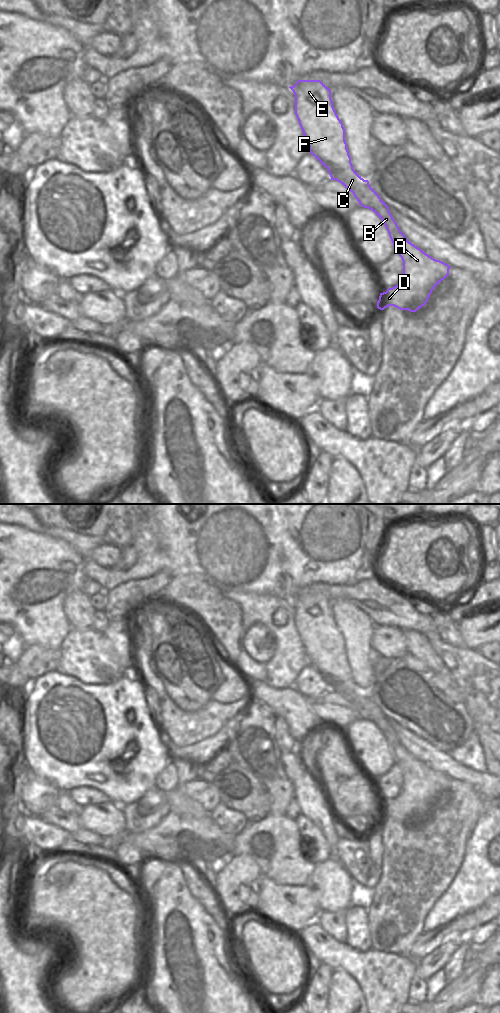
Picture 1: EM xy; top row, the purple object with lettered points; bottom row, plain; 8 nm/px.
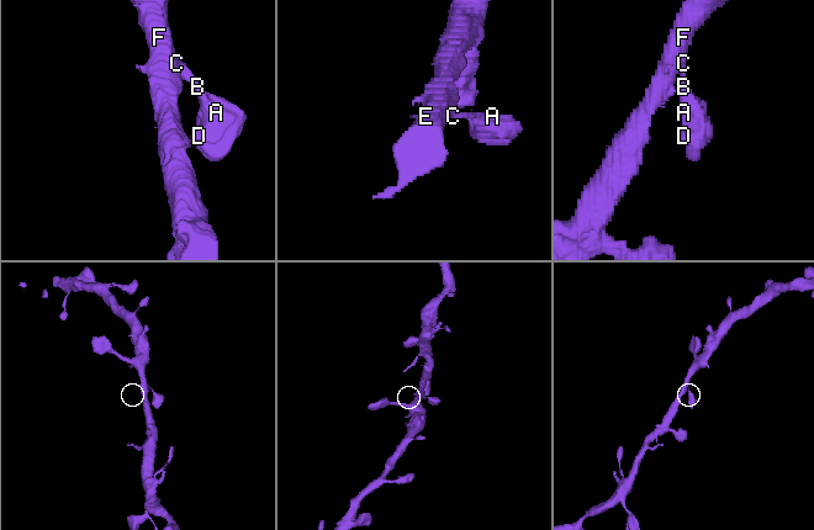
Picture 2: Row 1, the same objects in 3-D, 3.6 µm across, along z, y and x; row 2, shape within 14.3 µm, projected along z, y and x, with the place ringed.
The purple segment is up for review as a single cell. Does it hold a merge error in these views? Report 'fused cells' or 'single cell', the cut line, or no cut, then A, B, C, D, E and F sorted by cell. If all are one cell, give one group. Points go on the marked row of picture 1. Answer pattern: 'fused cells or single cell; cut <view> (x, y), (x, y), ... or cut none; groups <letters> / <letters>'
single cell; cut none; groups A B C D E F

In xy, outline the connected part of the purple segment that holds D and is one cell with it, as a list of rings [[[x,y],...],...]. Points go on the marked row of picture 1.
[[[298,80],[294,86],[289,88],[295,95],[295,115],[303,131],[309,152],[329,171],[331,180],[340,182],[353,193],[359,205],[372,210],[383,221],[395,252],[403,261],[403,273],[399,283],[388,288],[386,292],[380,293],[377,308],[384,310],[388,306],[394,306],[400,310],[416,312],[427,303],[433,289],[449,275],[451,267],[432,258],[412,244],[399,229],[389,207],[369,185],[369,181],[364,180],[353,169],[345,141],[345,129],[333,107],[331,90],[320,80]]]

